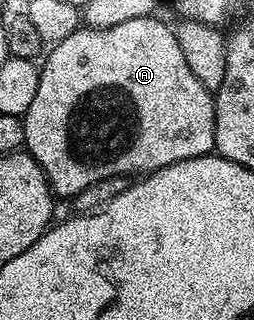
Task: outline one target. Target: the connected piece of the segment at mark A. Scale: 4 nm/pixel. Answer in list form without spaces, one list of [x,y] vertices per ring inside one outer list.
[[[154,16],[144,18],[132,18],[132,22],[120,22],[120,26],[108,26],[107,28],[87,28],[80,26],[68,38],[64,38],[60,43],[53,45],[49,49],[50,57],[40,68],[40,86],[36,86],[36,98],[32,98],[32,106],[28,106],[24,117],[24,145],[25,151],[30,153],[32,158],[44,170],[44,174],[50,183],[50,191],[58,198],[72,198],[80,194],[80,190],[85,190],[87,186],[92,186],[100,178],[109,176],[129,177],[130,172],[134,174],[149,174],[157,168],[163,168],[169,164],[175,164],[188,158],[197,156],[209,156],[215,151],[214,135],[216,126],[214,125],[214,96],[188,70],[188,62],[184,62],[184,53],[180,51],[180,42],[176,42],[173,27],[168,23],[161,24]]]

